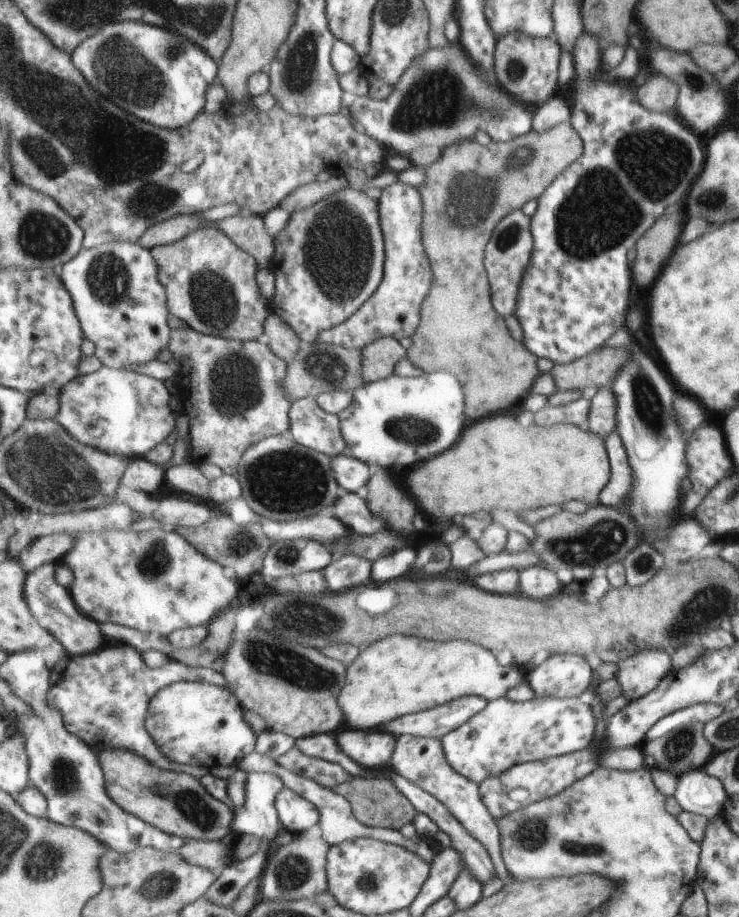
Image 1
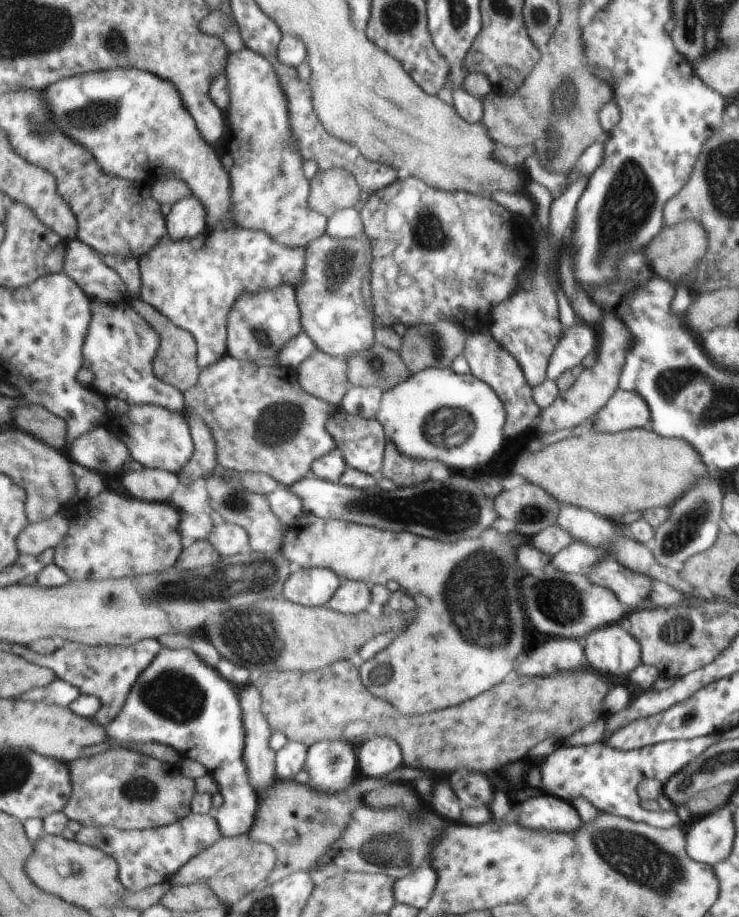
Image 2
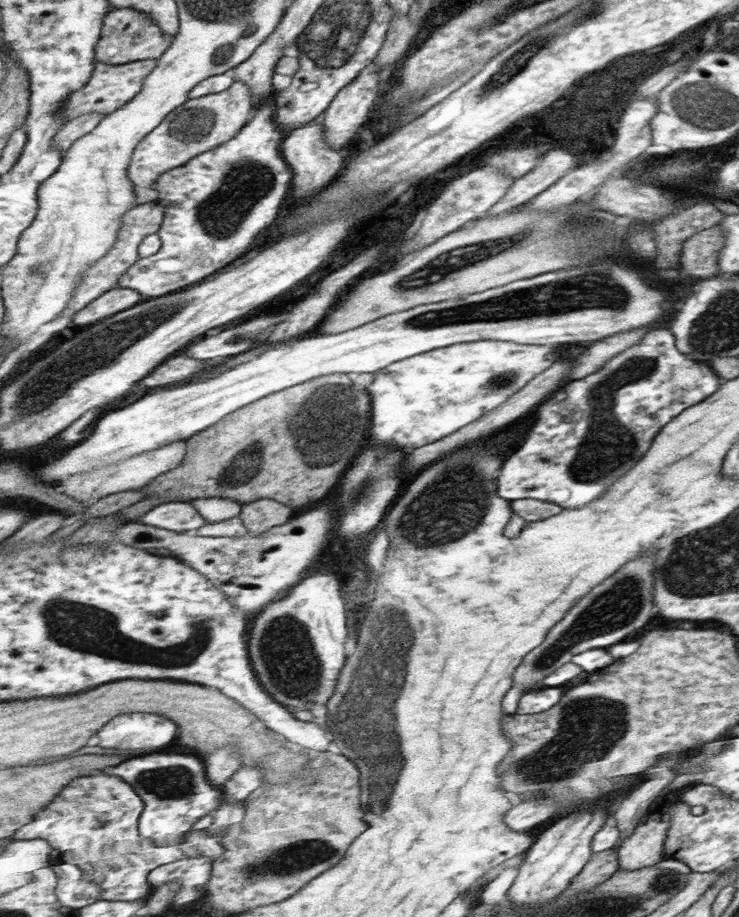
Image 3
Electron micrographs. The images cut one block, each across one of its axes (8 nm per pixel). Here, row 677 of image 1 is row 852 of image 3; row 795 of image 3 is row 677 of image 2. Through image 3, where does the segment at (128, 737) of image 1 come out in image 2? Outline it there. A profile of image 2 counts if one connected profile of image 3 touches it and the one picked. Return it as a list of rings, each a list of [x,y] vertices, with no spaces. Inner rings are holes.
[[[145,639],[130,647],[122,646],[93,646],[75,641],[64,641],[60,648],[50,654],[40,655],[33,652],[31,647],[15,644],[15,654],[22,656],[27,662],[42,667],[51,667],[57,674],[57,679],[75,685],[83,694],[96,696],[101,701],[99,712],[92,717],[95,724],[107,728],[125,708],[133,686],[137,684],[139,676],[151,666],[160,655],[163,644],[158,639]]]

